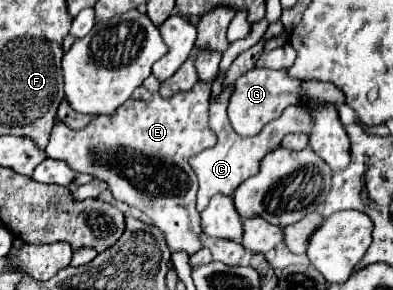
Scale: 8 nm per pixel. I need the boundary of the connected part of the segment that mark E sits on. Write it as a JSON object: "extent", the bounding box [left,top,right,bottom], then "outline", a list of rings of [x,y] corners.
{"extent":[46,81,216,257],"outline":[[[198,81],[192,91],[176,93],[168,99],[160,97],[160,93],[150,93],[144,87],[138,87],[132,97],[116,111],[112,119],[96,117],[84,129],[72,131],[66,125],[54,125],[50,143],[46,147],[46,155],[56,161],[64,161],[74,173],[88,173],[94,179],[100,179],[108,185],[108,191],[116,201],[124,201],[130,207],[142,209],[154,225],[164,233],[168,249],[186,251],[192,257],[202,249],[200,243],[200,213],[196,211],[196,187],[198,179],[192,171],[188,159],[204,149],[216,145],[216,135],[208,123],[208,97],[214,81]]]}

